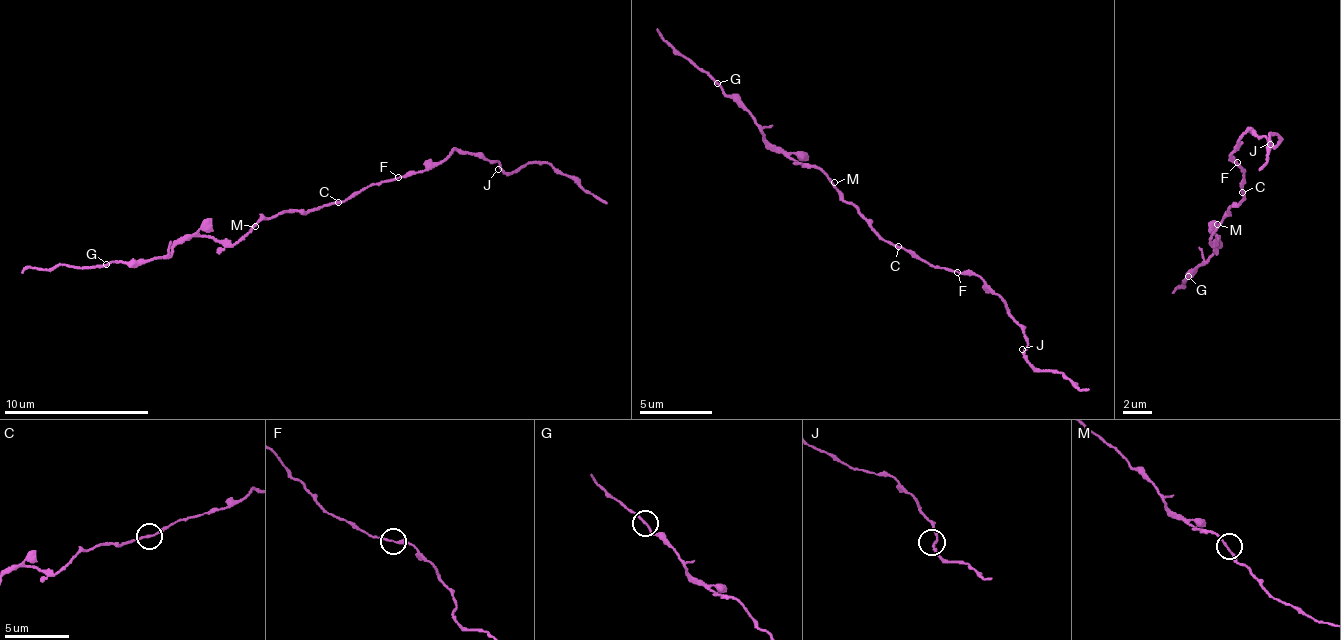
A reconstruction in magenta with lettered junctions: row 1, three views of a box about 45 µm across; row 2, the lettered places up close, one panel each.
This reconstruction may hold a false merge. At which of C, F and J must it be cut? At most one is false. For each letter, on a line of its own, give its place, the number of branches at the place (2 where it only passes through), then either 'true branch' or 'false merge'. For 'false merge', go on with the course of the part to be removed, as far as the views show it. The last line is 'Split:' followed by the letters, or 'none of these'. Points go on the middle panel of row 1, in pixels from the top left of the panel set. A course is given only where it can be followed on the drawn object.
C: at (898, 246); 2 branches meet; true branch
F: at (957, 272); 2 branches meet; true branch
J: at (1022, 349); 2 branches meet; true branch
Split: none of these

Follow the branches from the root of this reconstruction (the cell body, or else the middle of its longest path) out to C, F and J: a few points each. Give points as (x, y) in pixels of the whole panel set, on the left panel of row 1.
C: (325, 203), (338, 203)
F: (325, 203), (336, 203), (362, 188), (398, 177)
J: (325, 203), (336, 203), (384, 181), (410, 177), (456, 149), (466, 149), (486, 161), (496, 162), (498, 169)

